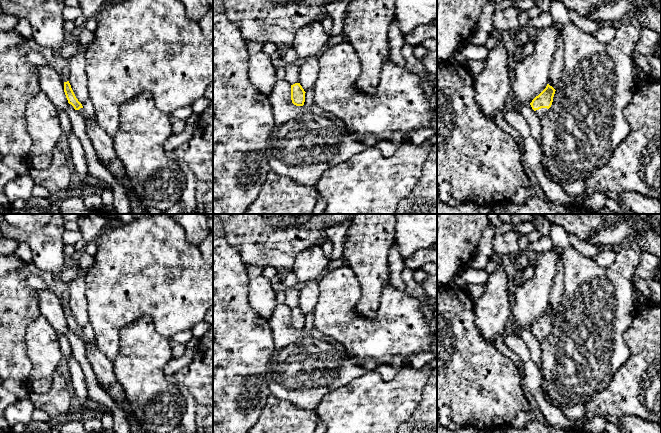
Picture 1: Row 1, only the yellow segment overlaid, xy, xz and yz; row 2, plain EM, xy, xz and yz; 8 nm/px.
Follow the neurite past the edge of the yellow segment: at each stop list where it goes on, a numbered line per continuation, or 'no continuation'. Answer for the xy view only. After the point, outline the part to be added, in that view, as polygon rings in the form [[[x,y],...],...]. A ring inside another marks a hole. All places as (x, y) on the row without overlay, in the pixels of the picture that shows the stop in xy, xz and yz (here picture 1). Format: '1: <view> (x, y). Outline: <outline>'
1: xy (103, 368). Outline: [[[80,332],[78,336],[85,342],[86,356],[97,379],[105,387],[105,391],[123,407],[127,420],[132,423],[130,425],[131,433],[143,433],[136,415],[132,411],[131,403],[116,378],[113,363],[101,353],[96,343],[91,344],[87,341],[83,332]]]

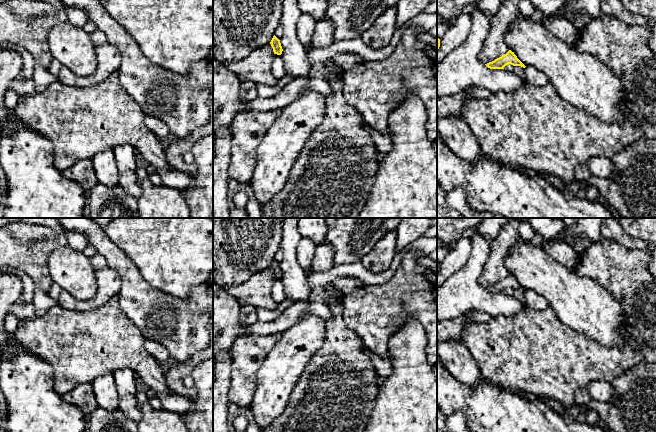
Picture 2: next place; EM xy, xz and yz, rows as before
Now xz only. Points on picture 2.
no continuation

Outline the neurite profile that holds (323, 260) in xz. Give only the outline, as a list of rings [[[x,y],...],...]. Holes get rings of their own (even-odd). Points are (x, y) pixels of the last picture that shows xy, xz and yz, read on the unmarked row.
[[[325,242],[322,245],[317,245],[314,258],[311,264],[312,272],[325,272],[333,268],[334,265],[335,249],[334,247]]]

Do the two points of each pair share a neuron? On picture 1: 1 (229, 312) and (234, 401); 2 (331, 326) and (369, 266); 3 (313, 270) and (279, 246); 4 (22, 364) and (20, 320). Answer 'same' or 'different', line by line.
1: same
2: different
3: different
4: same

